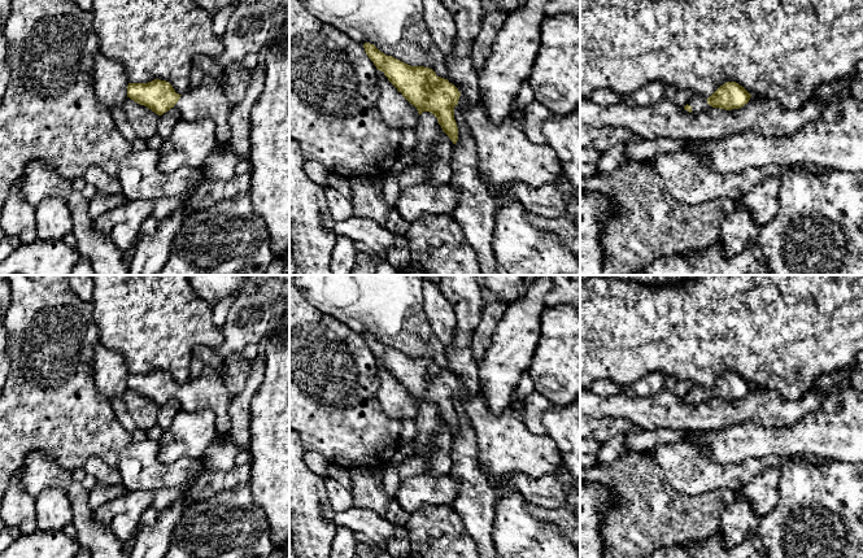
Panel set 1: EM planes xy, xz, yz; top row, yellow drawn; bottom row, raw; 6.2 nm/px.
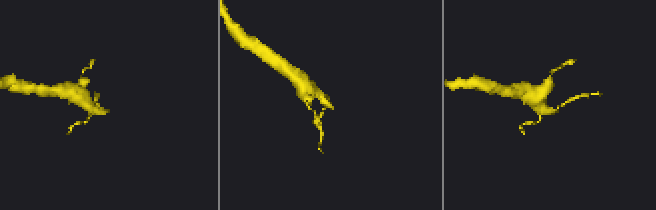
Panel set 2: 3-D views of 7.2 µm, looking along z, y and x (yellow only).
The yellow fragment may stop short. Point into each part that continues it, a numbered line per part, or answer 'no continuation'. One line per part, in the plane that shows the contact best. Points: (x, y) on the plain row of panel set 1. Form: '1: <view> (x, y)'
1: xy (208, 391)

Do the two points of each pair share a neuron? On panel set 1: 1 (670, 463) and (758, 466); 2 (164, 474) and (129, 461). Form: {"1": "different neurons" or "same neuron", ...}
{"1": "same neuron", "2": "same neuron"}

